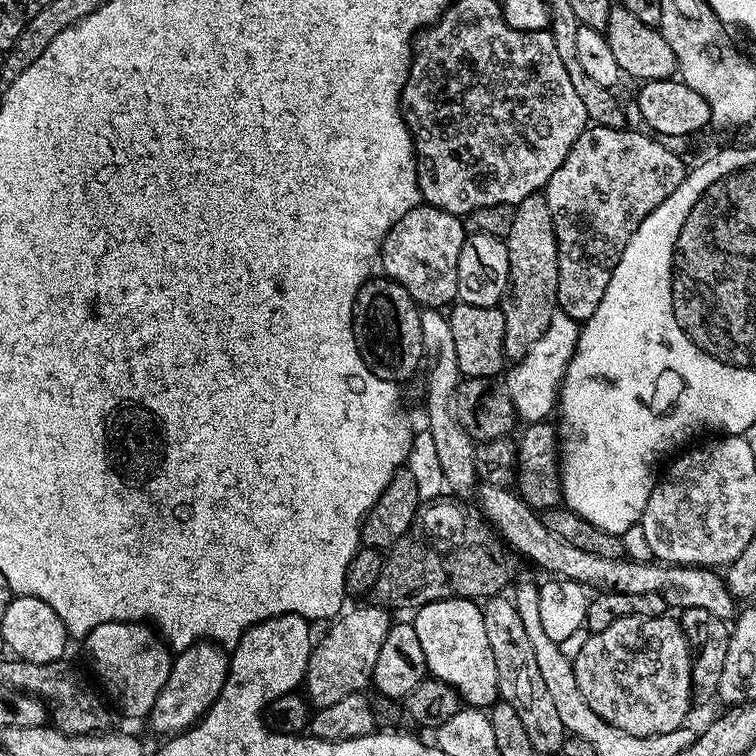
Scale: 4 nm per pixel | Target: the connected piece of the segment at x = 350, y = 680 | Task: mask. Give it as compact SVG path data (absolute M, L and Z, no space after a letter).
M369 602L365 608L350 608L341 611L327 625L328 633L315 641L308 659L302 688L308 691L307 699L316 708L330 706L333 702L347 698L349 694L364 692L372 684L374 665L378 663L382 642L386 642L386 634L394 623L393 617L388 617L390 612L387 607Z

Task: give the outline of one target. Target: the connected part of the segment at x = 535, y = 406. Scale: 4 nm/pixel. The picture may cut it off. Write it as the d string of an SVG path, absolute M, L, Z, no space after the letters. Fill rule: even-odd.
M556 311L554 318L550 318L550 326L546 326L546 334L542 334L542 338L526 350L524 357L507 369L506 387L514 402L516 415L525 425L548 420L551 412L553 415L558 404L560 383L564 380L572 355L576 353L576 343L580 341L580 329L581 325L574 318Z

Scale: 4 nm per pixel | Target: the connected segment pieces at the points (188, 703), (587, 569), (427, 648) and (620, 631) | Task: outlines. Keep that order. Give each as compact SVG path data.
M211 642L191 644L173 659L170 678L166 678L166 686L162 686L162 694L158 694L150 717L152 728L160 738L186 732L208 715L208 707L220 696L228 677L229 659L229 653L221 645Z
M481 483L478 488L479 492L481 508L479 511L498 533L501 541L513 553L521 557L524 555L526 559L537 564L542 571L548 572L544 574L549 577L573 580L592 590L621 592L622 594L662 594L662 598L672 610L686 608L710 610L710 614L718 614L718 618L727 621L731 621L737 615L737 597L730 594L730 590L724 584L724 577L719 571L694 564L601 558L598 554L589 554L586 550L576 548L571 542L565 542L564 539L557 538L551 530L546 530L543 515L537 509L531 508L512 488Z
M435 600L415 609L410 623L414 626L414 634L418 634L418 642L422 646L422 654L426 654L426 666L435 679L454 686L461 701L467 707L481 710L491 709L497 703L500 691L498 690L498 666L494 666L494 650L490 650L490 638L486 638L486 622L482 622L481 605L474 600Z
M675 615L631 616L630 618L618 618L618 622L614 622L614 626L606 626L606 630L589 634L582 646L582 650L578 650L578 654L574 657L572 665L574 666L574 678L578 678L578 690L582 694L582 698L586 698L586 703L590 705L590 710L594 710L594 714L598 714L598 718L610 722L610 726L618 726L618 730L626 730L626 734L653 736L654 734L670 734L670 730L678 730L685 727L687 720L684 719L687 718L692 704L694 705L694 697L692 695L693 655L693 645L686 638L679 619Z

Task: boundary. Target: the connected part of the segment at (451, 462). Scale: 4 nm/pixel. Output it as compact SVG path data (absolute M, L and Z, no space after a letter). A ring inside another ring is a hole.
M424 308L420 313L422 322L422 342L430 353L432 369L428 372L428 432L432 435L432 448L436 451L436 464L444 475L444 480L464 496L478 484L476 475L476 446L466 430L456 420L452 407L456 403L456 388L462 379L458 366L458 354L454 354L454 334L450 331L447 315L438 308Z

